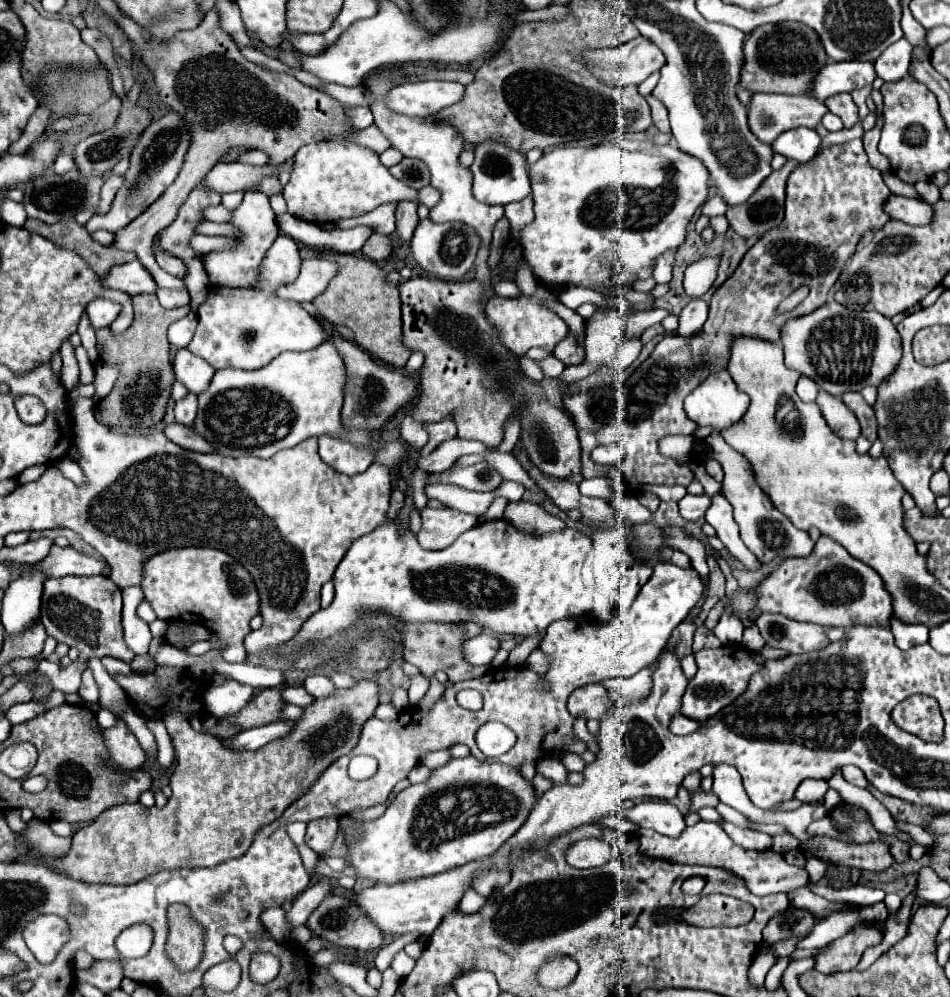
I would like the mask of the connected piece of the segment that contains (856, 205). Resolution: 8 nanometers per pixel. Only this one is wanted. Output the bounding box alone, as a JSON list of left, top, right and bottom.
[564,139,890,489]

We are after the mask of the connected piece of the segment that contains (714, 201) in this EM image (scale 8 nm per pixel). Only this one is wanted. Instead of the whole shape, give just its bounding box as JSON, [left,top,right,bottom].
[700,195,728,219]

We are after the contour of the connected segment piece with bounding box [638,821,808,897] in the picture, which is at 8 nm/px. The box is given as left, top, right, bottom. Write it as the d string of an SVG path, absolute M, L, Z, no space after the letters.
M700 821L694 827L686 827L678 839L664 837L660 833L654 833L652 829L640 829L638 839L640 839L642 851L650 857L666 859L670 863L680 863L680 865L704 865L704 867L726 869L728 873L742 879L750 893L760 895L760 897L774 895L774 893L786 893L790 889L804 887L808 883L808 873L800 867L788 865L780 857L780 853L774 853L774 851L746 851L746 849L738 847L716 823Z

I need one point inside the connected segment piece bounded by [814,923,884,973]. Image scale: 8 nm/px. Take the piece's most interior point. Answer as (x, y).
(843, 954)

